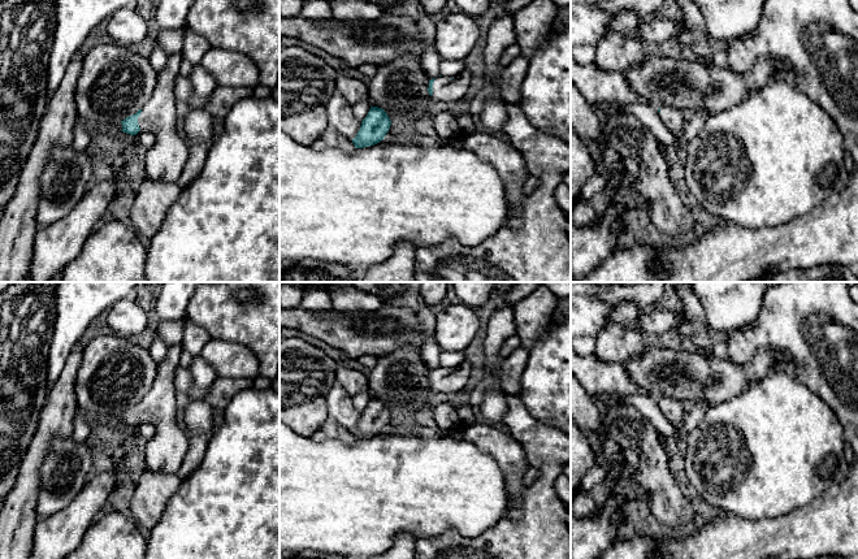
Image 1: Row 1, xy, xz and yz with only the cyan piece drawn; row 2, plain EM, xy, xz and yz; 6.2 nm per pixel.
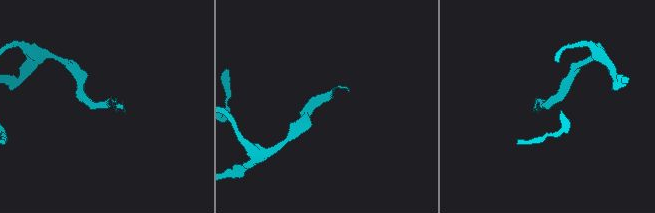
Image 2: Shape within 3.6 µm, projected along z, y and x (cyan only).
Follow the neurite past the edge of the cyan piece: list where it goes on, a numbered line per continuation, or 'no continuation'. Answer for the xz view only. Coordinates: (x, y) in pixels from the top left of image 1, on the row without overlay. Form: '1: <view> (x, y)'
1: xz (445, 380)

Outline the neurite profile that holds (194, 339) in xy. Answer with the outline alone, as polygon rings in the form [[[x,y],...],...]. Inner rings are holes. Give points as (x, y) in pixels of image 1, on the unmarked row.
[[[185,317],[183,337],[181,347],[183,351],[199,355],[209,341],[209,334],[199,325],[194,324],[190,318]]]

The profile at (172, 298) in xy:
[[[162,282],[155,299],[160,320],[181,320],[186,317],[186,307],[198,282]]]

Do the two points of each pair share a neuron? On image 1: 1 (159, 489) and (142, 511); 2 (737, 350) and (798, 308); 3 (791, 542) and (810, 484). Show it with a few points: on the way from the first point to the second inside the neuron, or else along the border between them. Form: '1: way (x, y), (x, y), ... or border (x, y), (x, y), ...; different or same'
1: way (154, 494), (147, 506); same
2: way (753, 338), (783, 324); same
3: border (828, 489), (806, 505), (774, 518); different

